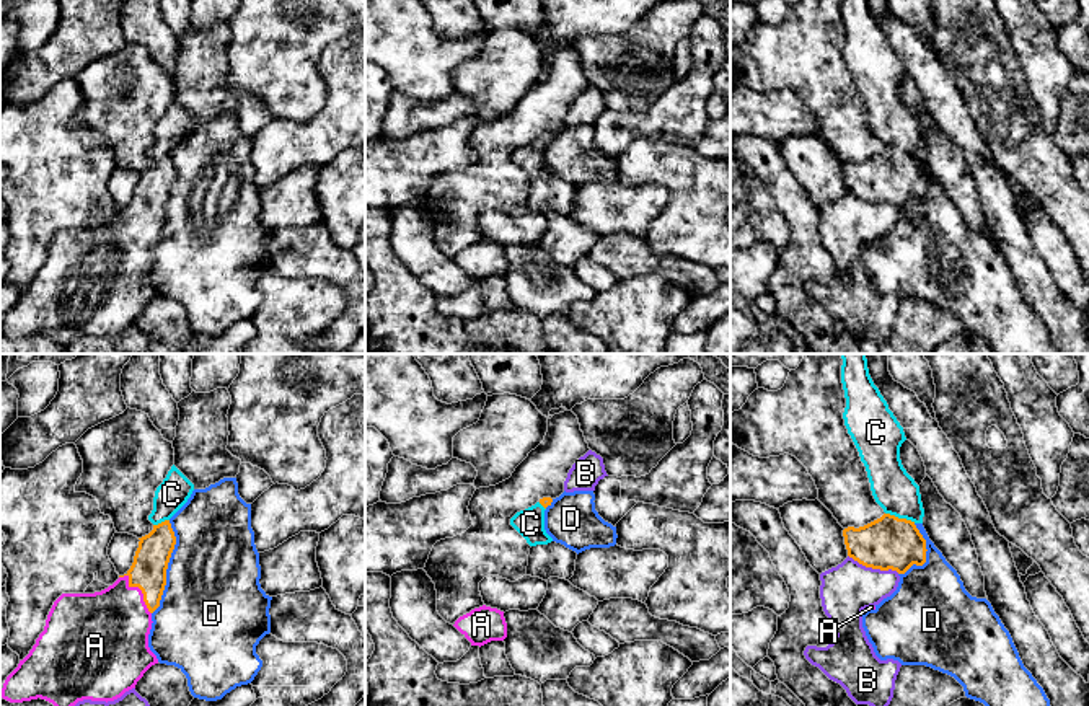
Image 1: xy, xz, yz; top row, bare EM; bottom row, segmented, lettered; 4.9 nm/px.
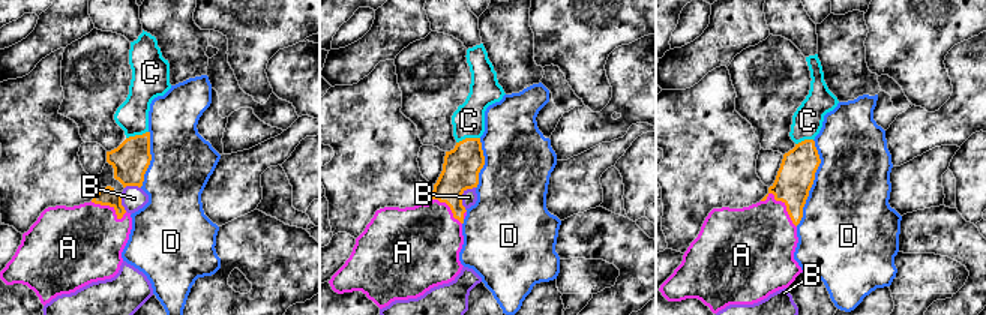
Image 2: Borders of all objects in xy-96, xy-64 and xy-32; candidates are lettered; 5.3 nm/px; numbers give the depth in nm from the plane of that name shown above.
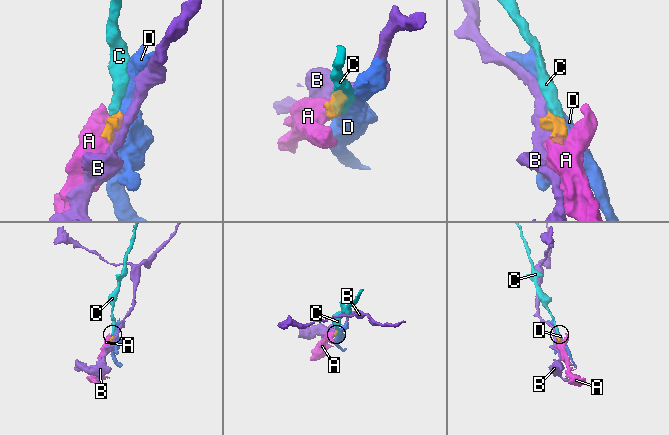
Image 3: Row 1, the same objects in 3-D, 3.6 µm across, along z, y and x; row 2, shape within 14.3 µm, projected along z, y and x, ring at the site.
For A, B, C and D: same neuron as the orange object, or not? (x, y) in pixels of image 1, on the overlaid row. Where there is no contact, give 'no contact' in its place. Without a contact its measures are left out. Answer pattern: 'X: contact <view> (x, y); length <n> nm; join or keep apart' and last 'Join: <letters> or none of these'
A: contact xy (139, 587); length 240 nm; join
B: contact yz (874, 568); length 280 nm; keep apart
C: contact yz (900, 519); length 160 nm; join
D: contact xy (167, 568); length 480 nm; keep apart
Join: A, C

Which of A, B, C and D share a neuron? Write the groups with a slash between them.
A C / B / D

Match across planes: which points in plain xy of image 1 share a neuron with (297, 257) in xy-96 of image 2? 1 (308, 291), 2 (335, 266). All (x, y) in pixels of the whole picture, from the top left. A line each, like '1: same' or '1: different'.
1: different
2: same

